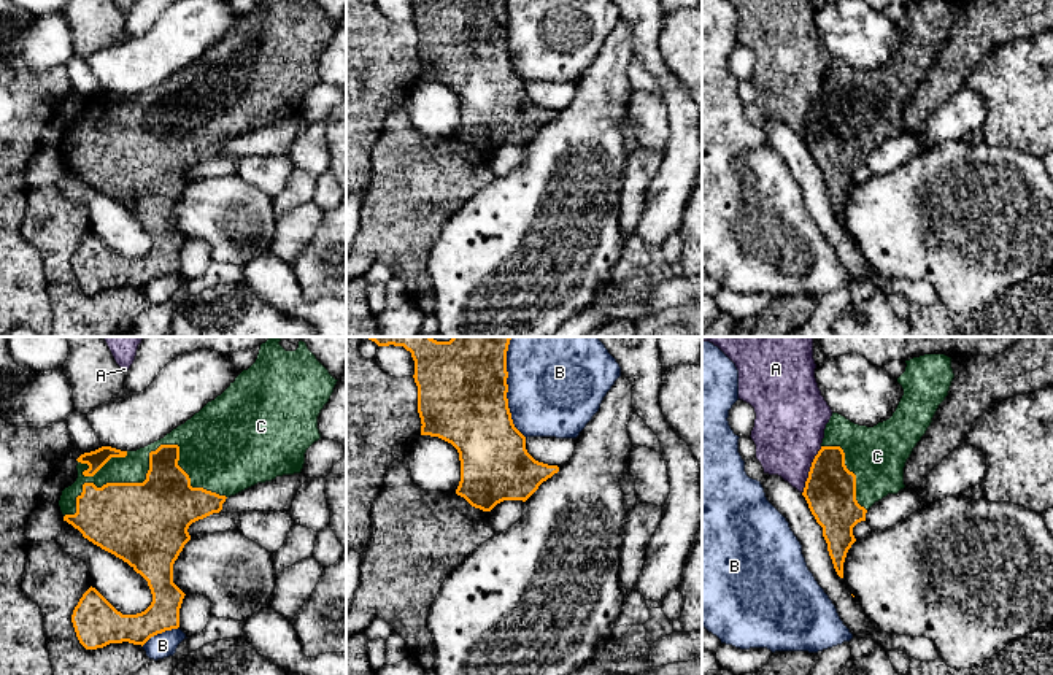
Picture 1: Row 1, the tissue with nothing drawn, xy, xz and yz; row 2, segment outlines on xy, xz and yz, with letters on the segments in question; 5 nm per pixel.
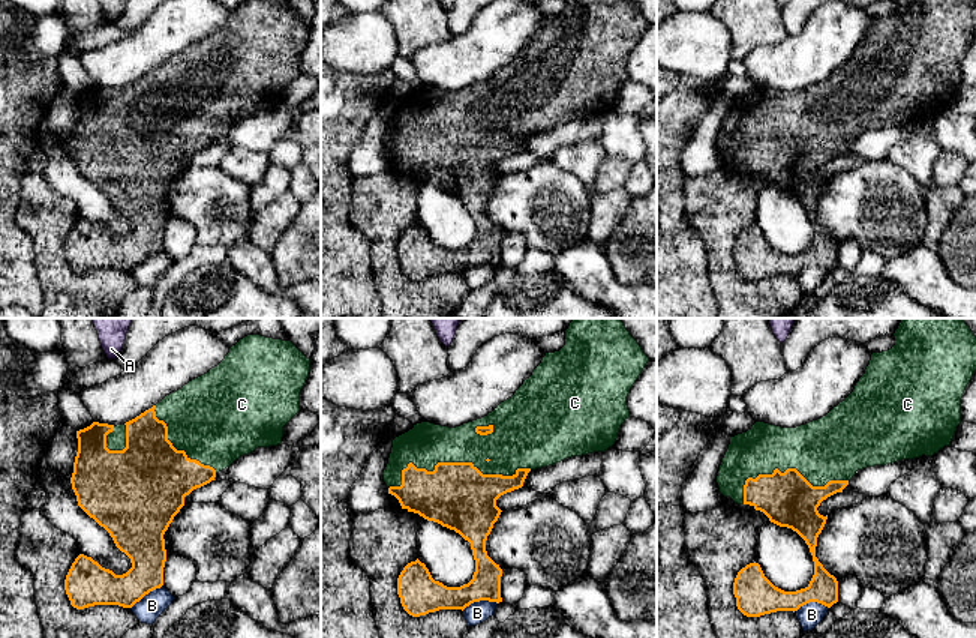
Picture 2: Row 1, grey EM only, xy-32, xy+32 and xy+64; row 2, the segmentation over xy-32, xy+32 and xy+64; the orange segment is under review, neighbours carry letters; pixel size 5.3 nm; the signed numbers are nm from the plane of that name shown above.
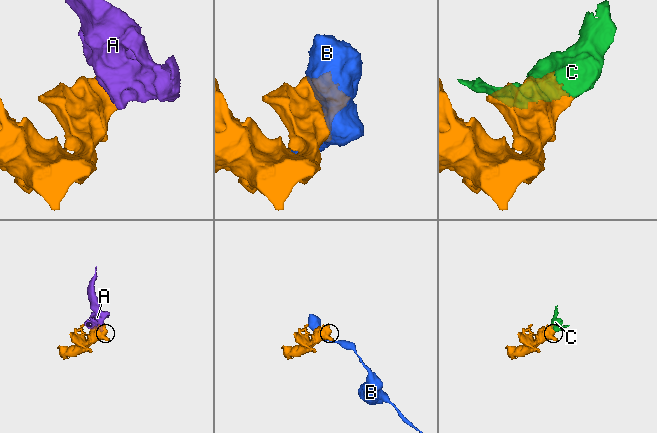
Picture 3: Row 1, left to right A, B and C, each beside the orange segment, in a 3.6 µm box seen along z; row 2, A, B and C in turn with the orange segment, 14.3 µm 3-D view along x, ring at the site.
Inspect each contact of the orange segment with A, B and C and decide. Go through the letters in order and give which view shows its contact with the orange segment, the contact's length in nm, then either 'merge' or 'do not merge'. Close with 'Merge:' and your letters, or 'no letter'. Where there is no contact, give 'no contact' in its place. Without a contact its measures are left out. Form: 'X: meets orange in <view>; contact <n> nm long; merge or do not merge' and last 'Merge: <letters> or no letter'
A: meets orange in yz; contact 260 nm long; do not merge
B: meets orange in xz; contact 500 nm long; do not merge
C: meets orange in xy; contact 850 nm long; merge
Merge: C

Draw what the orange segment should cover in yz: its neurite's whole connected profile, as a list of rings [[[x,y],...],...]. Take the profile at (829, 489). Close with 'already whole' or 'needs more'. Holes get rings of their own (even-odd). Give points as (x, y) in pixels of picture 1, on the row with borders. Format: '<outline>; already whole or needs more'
[[[924,354],[905,361],[905,364],[905,372],[897,378],[904,395],[893,416],[867,427],[832,413],[824,429],[821,449],[815,456],[805,481],[802,496],[816,523],[823,527],[829,556],[840,578],[843,578],[847,553],[856,542],[853,527],[866,521],[866,513],[875,502],[905,488],[905,462],[931,426],[955,378],[951,357],[945,354]]]; needs more

